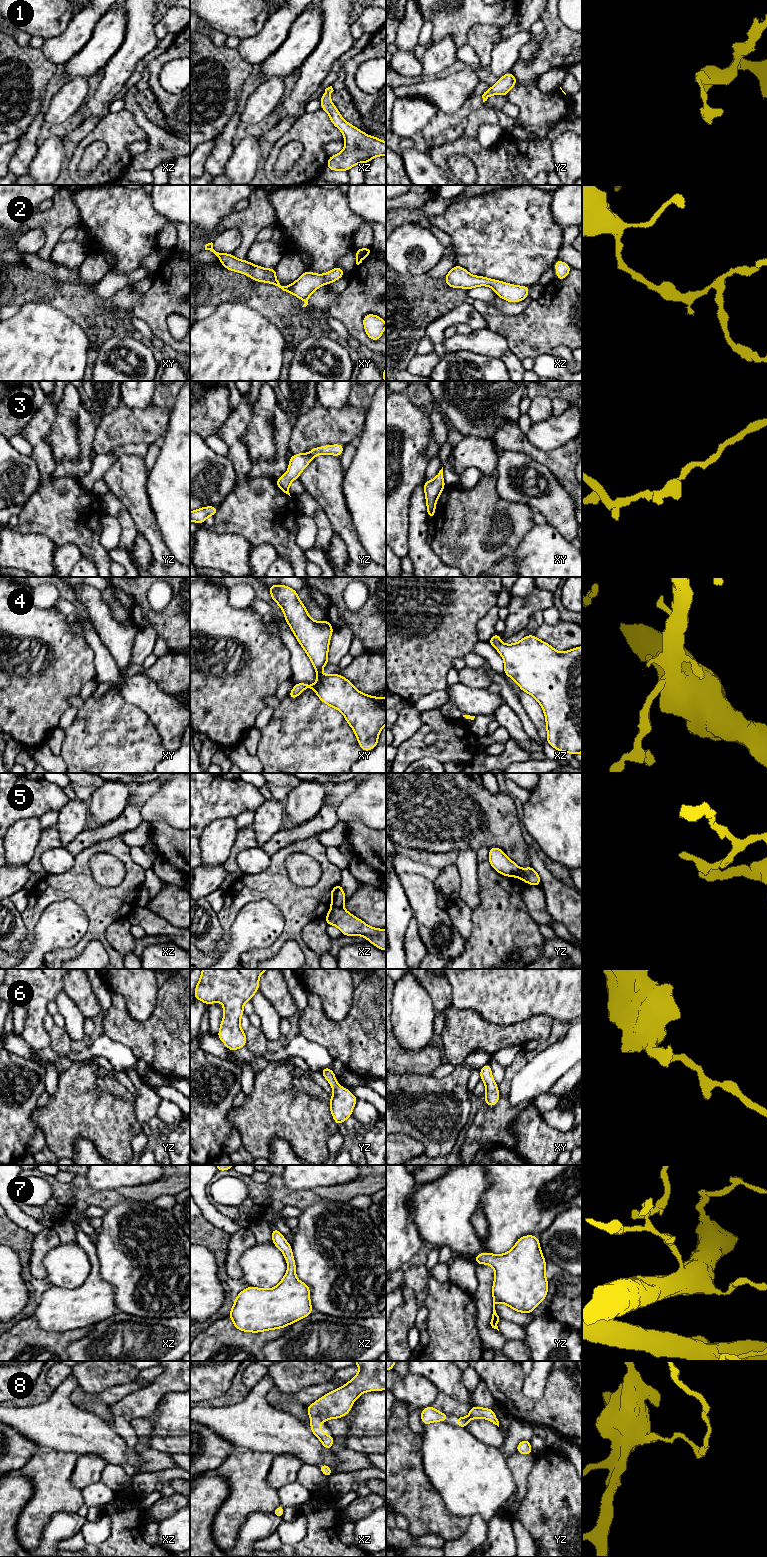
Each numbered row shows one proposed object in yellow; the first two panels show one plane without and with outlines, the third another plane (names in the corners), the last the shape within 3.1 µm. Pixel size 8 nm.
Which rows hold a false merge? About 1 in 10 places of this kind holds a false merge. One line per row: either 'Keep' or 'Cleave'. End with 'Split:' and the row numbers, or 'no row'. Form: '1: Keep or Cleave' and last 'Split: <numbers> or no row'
1: Keep
2: Keep
3: Keep
4: Cleave
5: Cleave
6: Keep
7: Keep
8: Keep
Split: 4, 5

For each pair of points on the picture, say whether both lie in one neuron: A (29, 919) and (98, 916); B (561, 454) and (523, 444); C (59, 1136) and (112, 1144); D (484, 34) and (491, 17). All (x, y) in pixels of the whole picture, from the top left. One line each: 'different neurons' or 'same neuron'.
A: same neuron
B: same neuron
C: same neuron
D: different neurons

